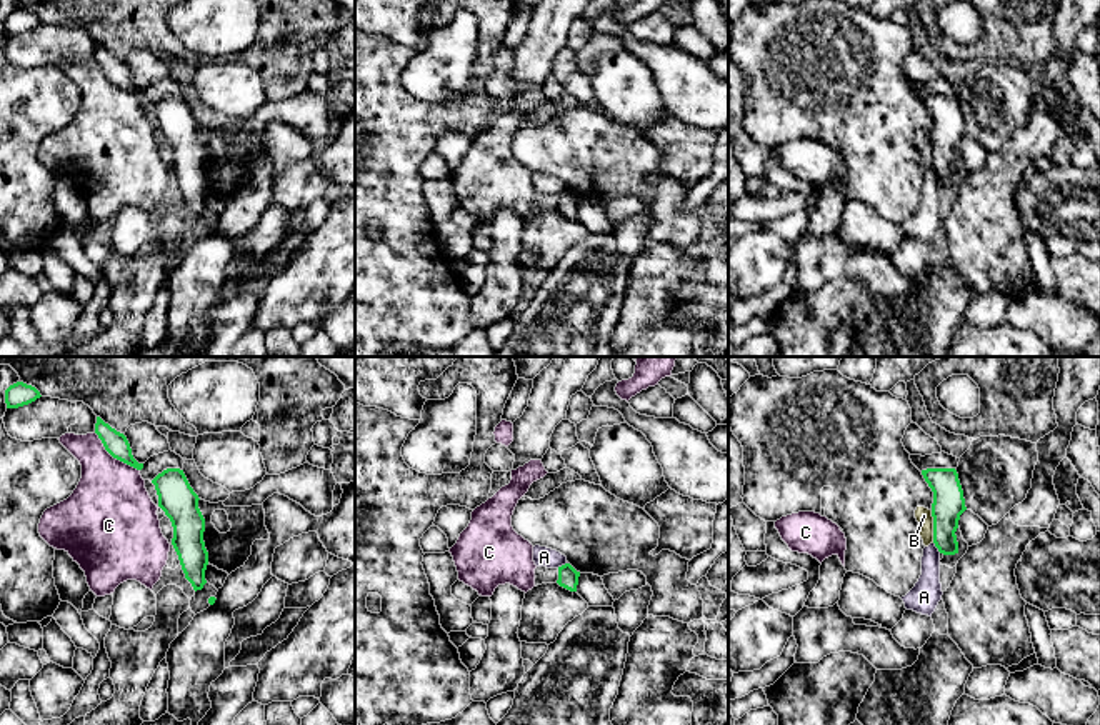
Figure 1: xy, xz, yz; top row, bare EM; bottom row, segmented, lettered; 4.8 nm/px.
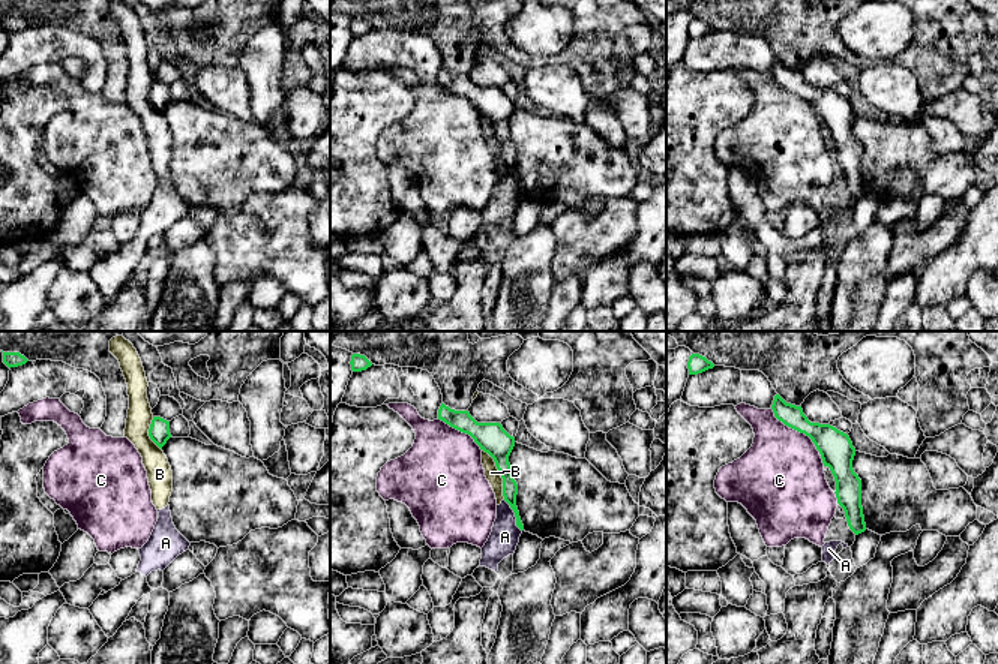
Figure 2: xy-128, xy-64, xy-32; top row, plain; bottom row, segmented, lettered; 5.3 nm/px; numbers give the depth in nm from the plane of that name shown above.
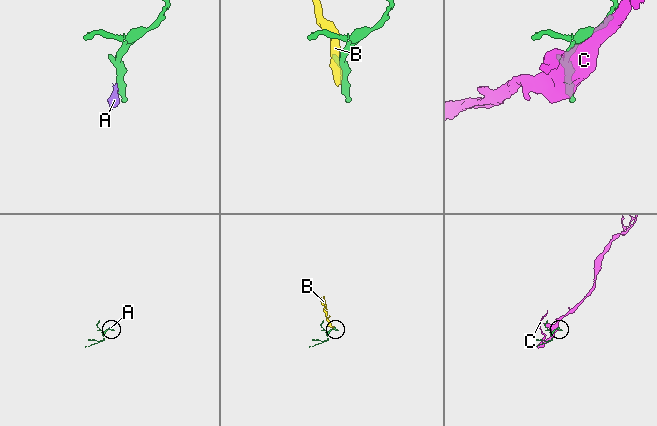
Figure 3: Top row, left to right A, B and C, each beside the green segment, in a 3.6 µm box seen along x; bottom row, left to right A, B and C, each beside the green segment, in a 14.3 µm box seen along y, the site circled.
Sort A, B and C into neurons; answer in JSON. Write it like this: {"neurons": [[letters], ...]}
{"neurons": [["A", "B"], ["C"]]}

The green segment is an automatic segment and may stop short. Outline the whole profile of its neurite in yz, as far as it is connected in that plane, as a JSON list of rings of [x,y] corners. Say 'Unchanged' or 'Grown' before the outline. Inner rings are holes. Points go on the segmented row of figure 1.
Unchanged. [[[927,468],[922,475],[933,492],[933,543],[943,555],[958,553],[957,528],[967,510],[963,490],[955,468]]]

